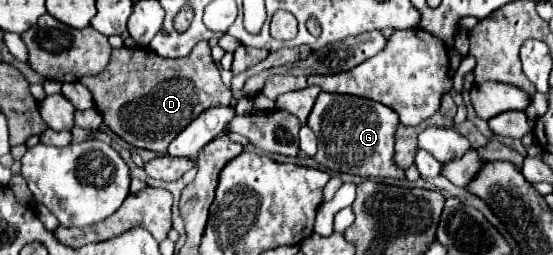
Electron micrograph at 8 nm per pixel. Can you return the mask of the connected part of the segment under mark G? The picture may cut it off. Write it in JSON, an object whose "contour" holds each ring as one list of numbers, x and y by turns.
{"contour":[[326,91,318,95,306,121,318,137,318,153,314,159,326,169,360,177,404,179,404,169,394,163,394,131,398,123,396,113,382,103]]}

